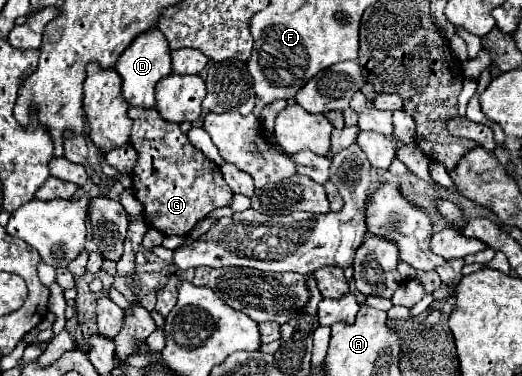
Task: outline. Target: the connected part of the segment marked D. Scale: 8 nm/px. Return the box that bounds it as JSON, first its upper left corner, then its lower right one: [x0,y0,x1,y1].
[115,29,171,109]

